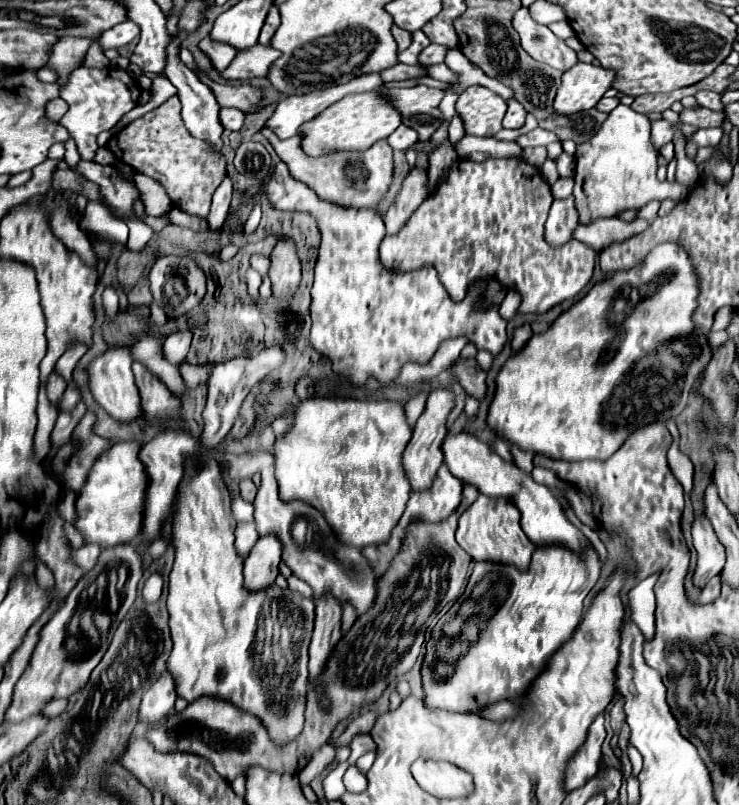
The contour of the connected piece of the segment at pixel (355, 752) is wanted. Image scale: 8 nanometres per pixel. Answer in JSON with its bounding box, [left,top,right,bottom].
[349,735,375,765]

